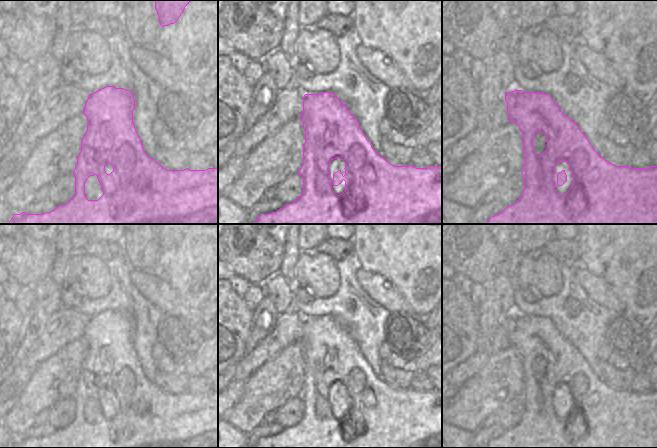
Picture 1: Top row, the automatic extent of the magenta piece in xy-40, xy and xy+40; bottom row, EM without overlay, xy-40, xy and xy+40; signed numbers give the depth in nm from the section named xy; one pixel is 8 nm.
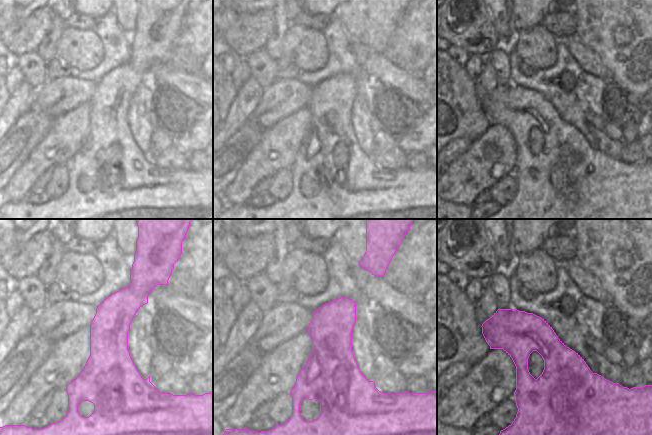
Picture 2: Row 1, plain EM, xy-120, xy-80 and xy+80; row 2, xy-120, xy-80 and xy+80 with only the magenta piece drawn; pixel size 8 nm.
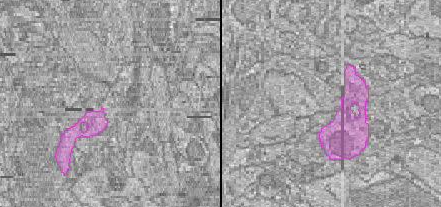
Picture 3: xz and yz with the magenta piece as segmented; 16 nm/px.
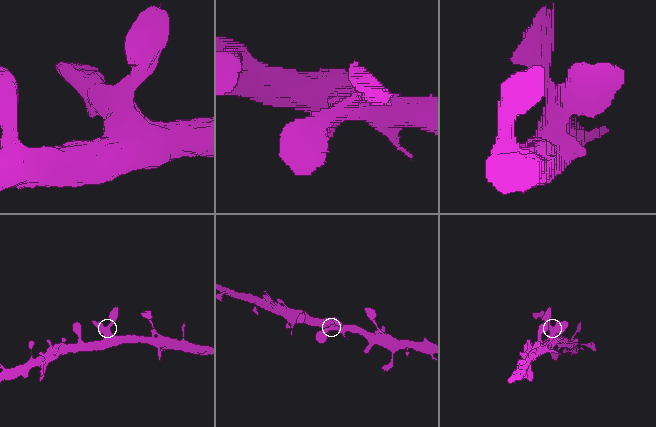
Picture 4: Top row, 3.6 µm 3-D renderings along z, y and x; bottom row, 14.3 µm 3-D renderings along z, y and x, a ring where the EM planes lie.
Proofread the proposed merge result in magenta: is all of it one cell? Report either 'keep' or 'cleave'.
keep

